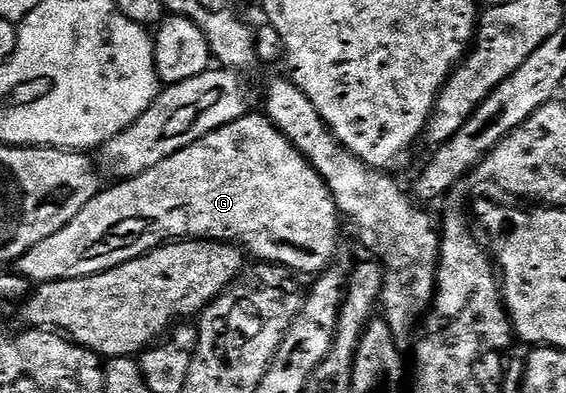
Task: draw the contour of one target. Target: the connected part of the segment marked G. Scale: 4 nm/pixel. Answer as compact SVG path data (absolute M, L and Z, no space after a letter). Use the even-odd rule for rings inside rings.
M250 111L241 119L230 121L228 125L220 126L219 129L213 130L192 143L191 146L169 155L163 162L157 163L157 167L153 167L136 177L120 180L118 183L115 183L112 189L104 188L64 229L58 229L53 235L49 235L49 239L41 239L41 243L37 243L37 247L25 251L25 255L21 255L17 262L18 273L32 283L68 281L78 277L92 277L98 273L109 271L118 265L129 263L138 257L144 257L147 252L164 244L168 239L235 242L242 246L250 256L252 253L255 256L252 258L258 259L260 262L282 265L296 274L313 273L312 275L319 275L323 273L334 262L331 260L334 259L335 252L339 249L339 221L341 222L341 214L337 203L334 201L334 196L322 175L303 157L301 151L297 149L294 143L272 123L270 117L262 112L259 113Z

